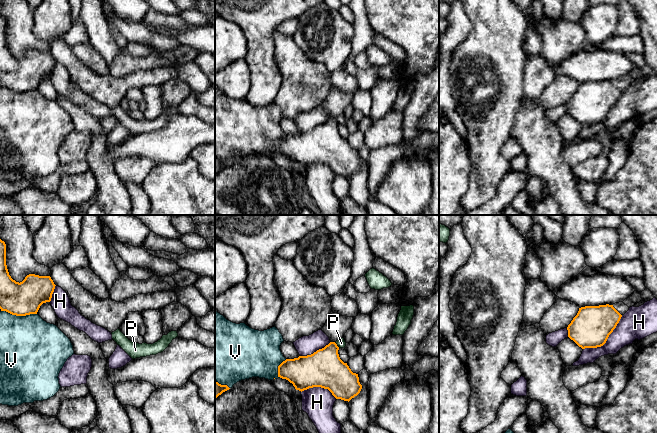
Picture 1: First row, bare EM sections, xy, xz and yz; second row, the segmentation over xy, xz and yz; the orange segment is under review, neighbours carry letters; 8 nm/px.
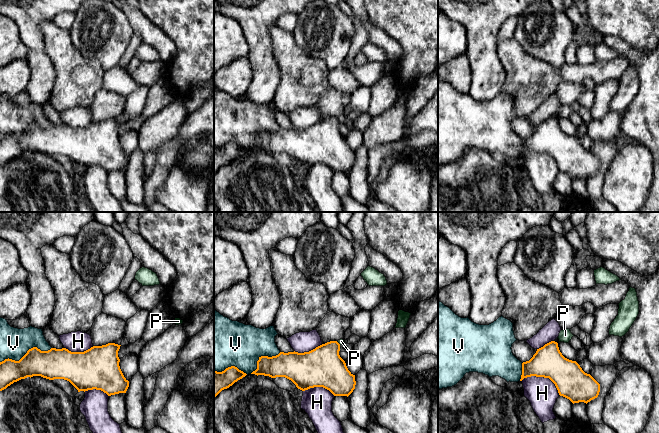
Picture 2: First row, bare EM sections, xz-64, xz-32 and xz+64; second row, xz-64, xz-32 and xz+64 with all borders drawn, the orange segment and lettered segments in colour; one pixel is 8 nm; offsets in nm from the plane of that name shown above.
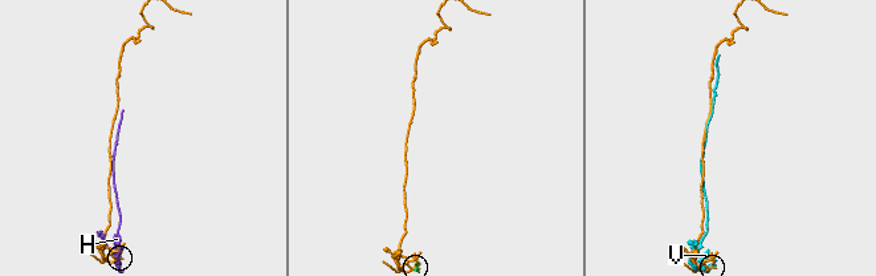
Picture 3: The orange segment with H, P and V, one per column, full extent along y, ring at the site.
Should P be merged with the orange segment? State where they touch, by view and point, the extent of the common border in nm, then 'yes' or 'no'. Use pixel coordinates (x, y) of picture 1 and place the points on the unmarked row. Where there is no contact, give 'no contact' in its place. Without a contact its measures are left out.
meets orange in xz at (336, 121); contact 60 nm long; no

